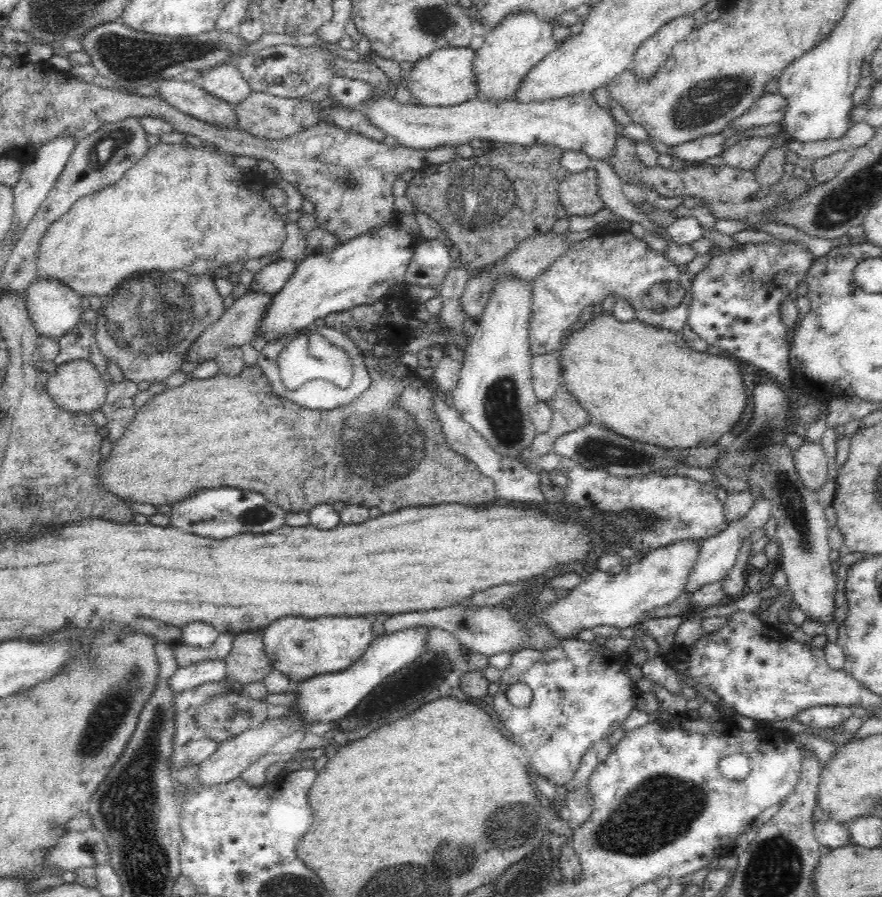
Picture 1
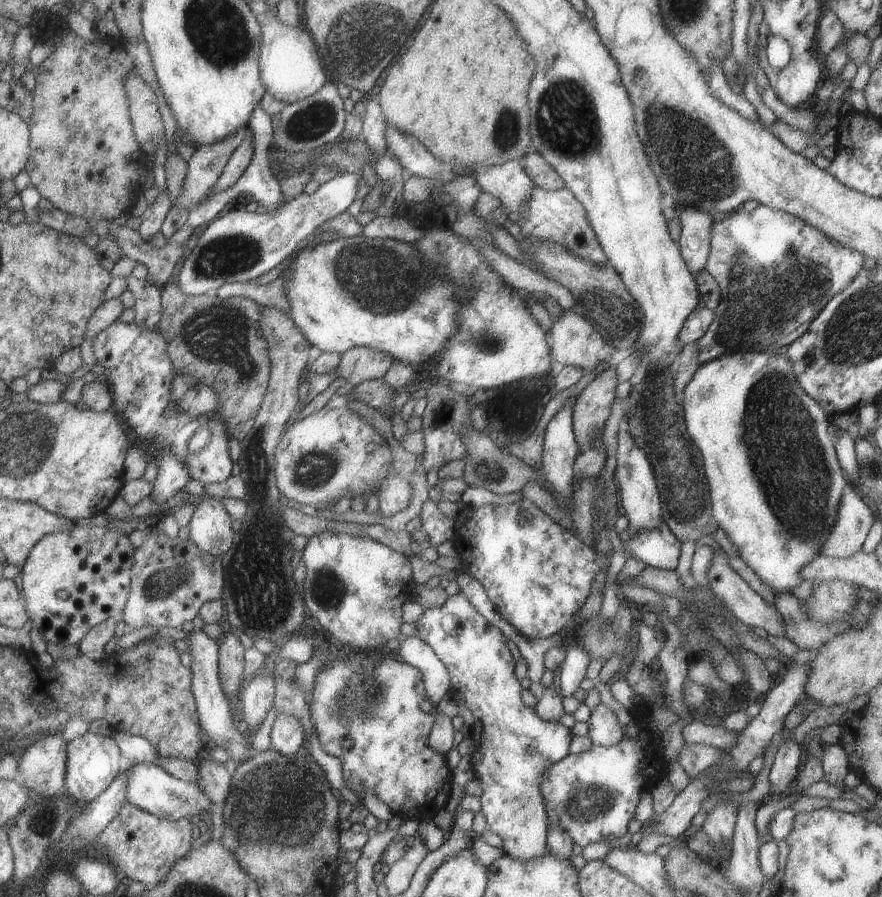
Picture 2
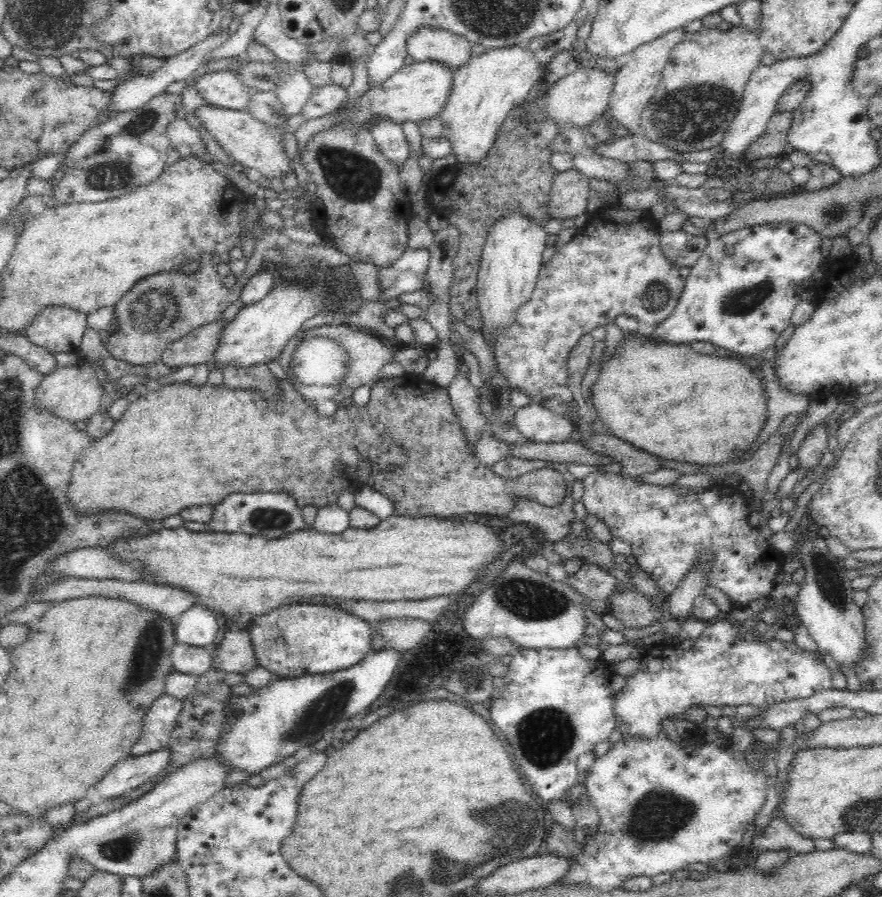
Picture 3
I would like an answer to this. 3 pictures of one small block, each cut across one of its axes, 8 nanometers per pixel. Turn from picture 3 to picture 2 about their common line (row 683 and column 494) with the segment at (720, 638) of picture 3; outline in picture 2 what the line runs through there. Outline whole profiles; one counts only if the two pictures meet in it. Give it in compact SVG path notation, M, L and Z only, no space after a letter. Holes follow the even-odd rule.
M461 593L446 598L439 608L423 609L414 622L413 634L423 640L445 666L450 684L450 697L463 702L473 715L469 737L473 741L470 762L481 784L480 810L488 828L502 840L502 850L515 860L533 860L545 852L547 836L547 813L539 792L539 780L547 766L561 760L568 752L571 742L570 729L559 721L541 720L533 707L521 702L521 686L515 678L515 661L511 657L505 638L500 630L489 624Z

